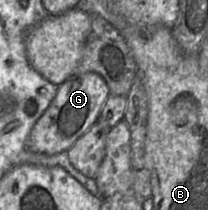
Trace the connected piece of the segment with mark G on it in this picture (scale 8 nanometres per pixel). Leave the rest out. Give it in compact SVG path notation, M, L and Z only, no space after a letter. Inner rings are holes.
M96 73L75 75L58 86L57 94L33 126L27 146L36 153L55 155L68 151L98 120L100 111L110 96L104 79Z

